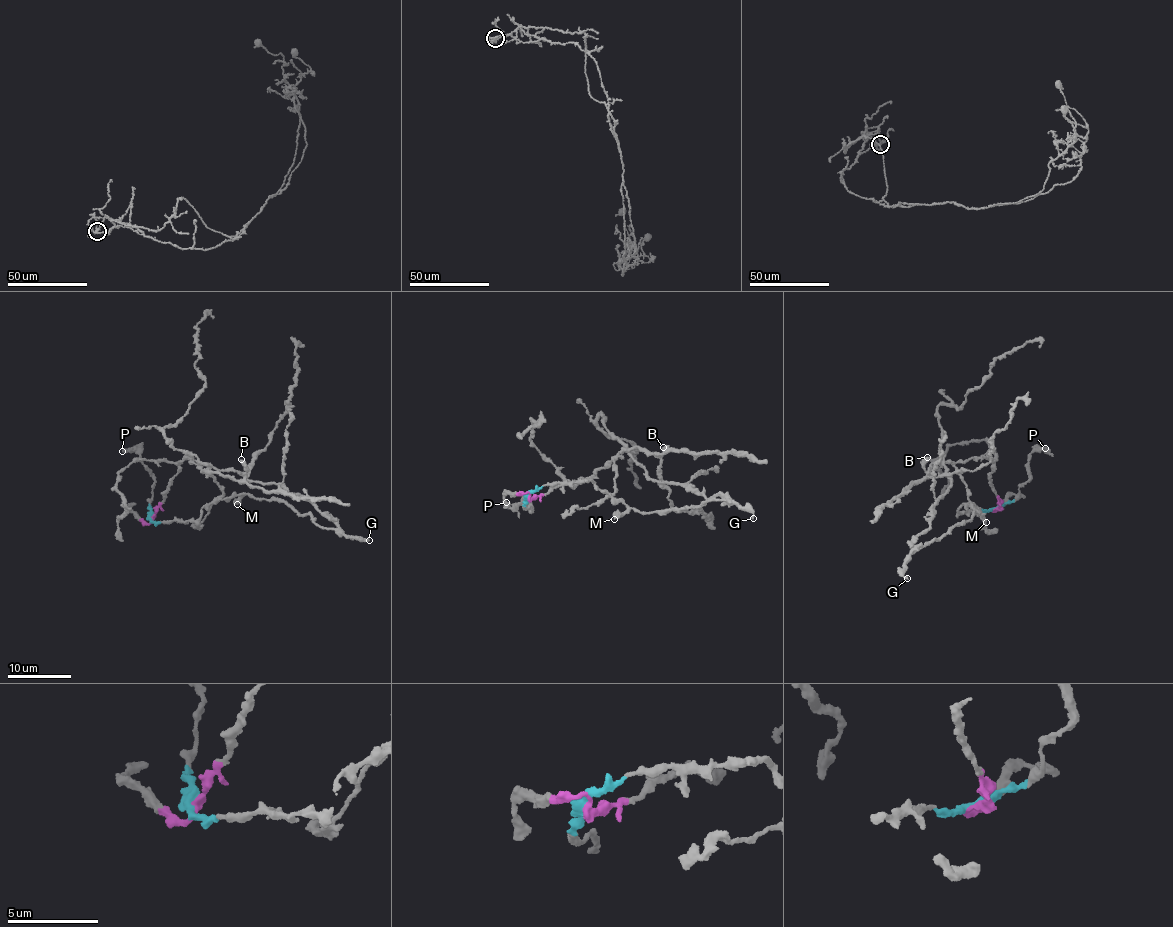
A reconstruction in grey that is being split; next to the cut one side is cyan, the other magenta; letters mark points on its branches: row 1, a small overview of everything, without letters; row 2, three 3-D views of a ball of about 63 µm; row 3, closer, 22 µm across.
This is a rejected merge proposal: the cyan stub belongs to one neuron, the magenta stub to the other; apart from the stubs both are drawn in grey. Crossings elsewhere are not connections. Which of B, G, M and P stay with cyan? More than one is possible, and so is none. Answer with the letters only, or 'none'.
G, M, P

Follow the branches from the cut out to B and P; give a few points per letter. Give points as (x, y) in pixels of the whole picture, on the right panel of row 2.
B: (997, 508), (999, 498), (994, 493), (990, 460), (983, 457), (932, 464), (927, 477), (927, 456)
P: (997, 507), (1019, 495), (1019, 487), (1028, 480), (1031, 453), (1045, 448)

